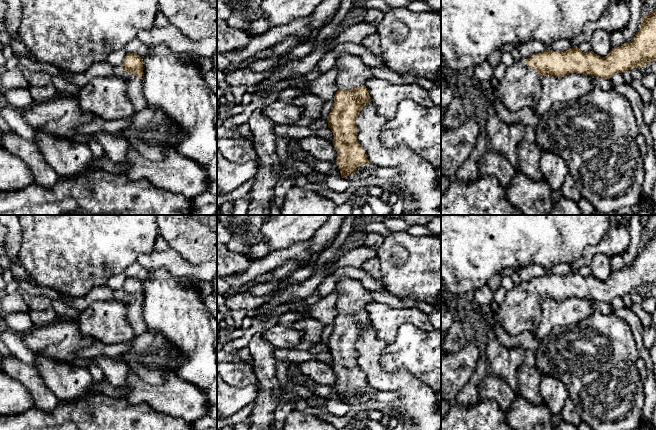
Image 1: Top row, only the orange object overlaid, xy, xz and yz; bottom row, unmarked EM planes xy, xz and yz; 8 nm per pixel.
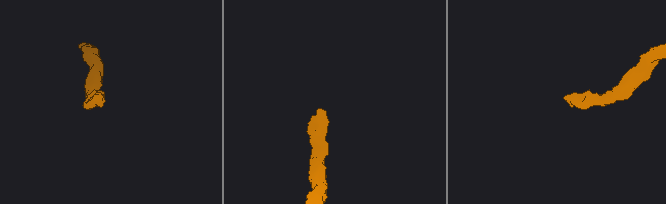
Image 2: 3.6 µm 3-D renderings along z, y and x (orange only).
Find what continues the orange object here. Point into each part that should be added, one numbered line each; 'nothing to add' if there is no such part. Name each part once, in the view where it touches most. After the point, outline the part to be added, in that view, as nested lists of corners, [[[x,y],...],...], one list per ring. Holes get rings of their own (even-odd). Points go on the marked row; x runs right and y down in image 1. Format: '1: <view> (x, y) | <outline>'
nothing to add

